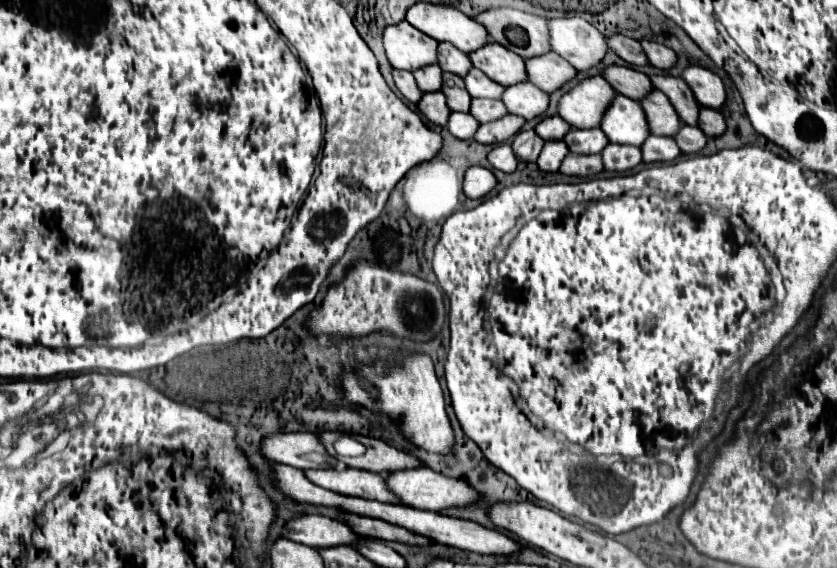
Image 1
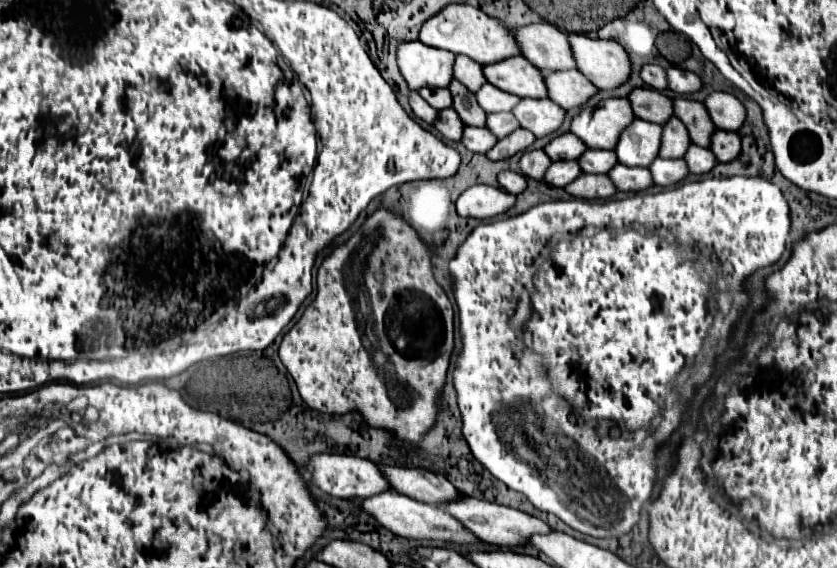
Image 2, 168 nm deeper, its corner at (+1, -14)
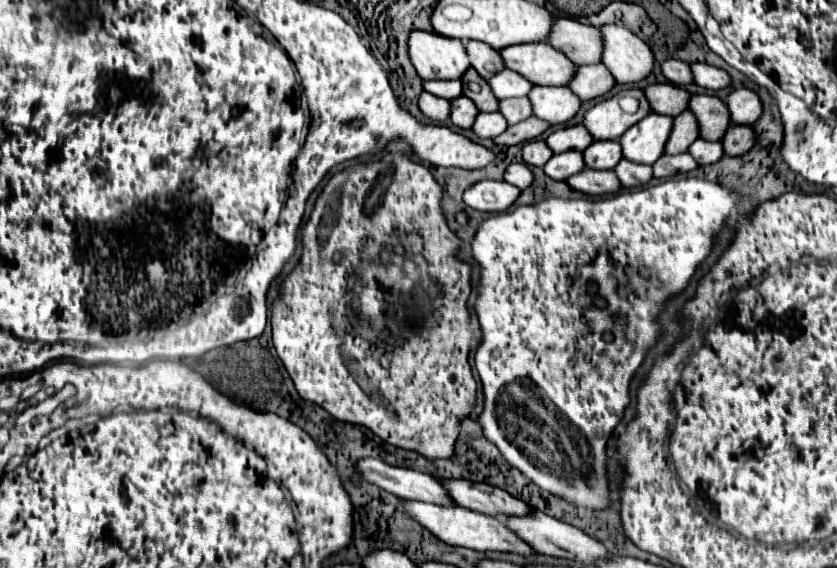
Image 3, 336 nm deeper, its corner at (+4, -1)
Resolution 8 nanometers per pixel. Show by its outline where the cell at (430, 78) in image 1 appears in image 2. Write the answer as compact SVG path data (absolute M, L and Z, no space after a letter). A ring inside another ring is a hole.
M423 88L419 90L419 94L431 104L435 106L435 110L445 110L453 104L451 100L451 92L447 88L439 88L439 90L431 90L431 88Z

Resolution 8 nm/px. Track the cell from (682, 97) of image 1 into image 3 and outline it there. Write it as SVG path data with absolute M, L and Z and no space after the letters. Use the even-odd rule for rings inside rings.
M692 95L688 109L696 115L700 125L700 137L708 141L720 141L724 129L730 125L730 113L718 97L712 95Z

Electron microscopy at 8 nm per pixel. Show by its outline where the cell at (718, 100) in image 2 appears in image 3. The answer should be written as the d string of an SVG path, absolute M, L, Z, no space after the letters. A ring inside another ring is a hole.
M732 89L726 97L726 105L732 123L740 123L740 125L752 125L762 113L760 99L750 89Z

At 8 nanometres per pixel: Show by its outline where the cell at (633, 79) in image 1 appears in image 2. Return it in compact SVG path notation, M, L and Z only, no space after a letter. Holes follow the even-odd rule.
M635 88L629 94L629 100L633 104L633 112L637 118L655 122L655 124L665 124L673 116L673 100L657 90L649 88Z

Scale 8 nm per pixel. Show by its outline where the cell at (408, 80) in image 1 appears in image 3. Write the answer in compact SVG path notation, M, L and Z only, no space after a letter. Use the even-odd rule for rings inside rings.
M422 91L420 99L418 99L418 107L432 121L446 121L450 115L450 101L430 95L426 91Z

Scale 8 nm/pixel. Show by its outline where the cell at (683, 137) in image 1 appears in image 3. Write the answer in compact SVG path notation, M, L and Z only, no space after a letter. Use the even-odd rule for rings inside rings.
M696 139L688 153L698 161L698 165L710 165L710 163L716 163L722 155L724 155L724 149L722 149L722 143L712 143L712 141L706 141L706 139Z

